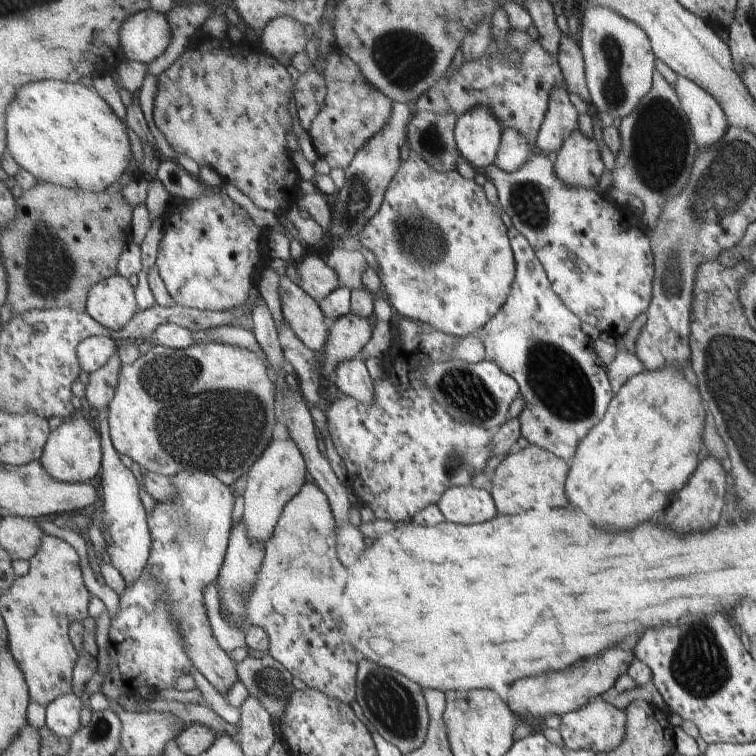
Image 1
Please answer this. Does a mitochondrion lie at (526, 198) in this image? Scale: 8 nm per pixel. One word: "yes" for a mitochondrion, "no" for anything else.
yes

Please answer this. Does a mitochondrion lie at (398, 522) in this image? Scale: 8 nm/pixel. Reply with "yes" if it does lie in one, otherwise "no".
no

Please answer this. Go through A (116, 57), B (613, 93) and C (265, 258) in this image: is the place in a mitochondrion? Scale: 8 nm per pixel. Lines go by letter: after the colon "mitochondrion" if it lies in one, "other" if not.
A: other
B: mitochondrion
C: other

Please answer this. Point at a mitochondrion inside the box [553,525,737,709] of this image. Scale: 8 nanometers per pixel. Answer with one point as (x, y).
(699, 666)

